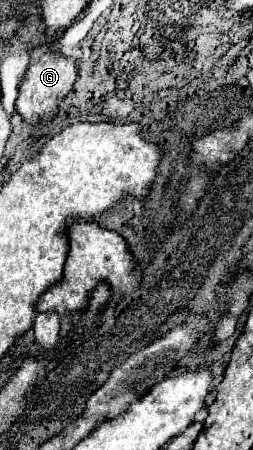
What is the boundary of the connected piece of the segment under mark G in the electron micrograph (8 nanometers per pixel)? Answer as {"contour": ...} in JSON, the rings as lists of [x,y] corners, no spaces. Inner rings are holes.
{"contour":[[[46,50],[42,54],[32,56],[32,62],[30,62],[28,72],[24,76],[24,82],[20,86],[20,94],[18,94],[18,100],[16,100],[16,112],[26,122],[30,122],[34,116],[40,122],[54,120],[54,116],[58,114],[62,98],[66,98],[66,94],[72,90],[76,78],[78,78],[78,74],[76,74],[76,62],[74,62],[74,58],[54,56],[52,50]]]}

